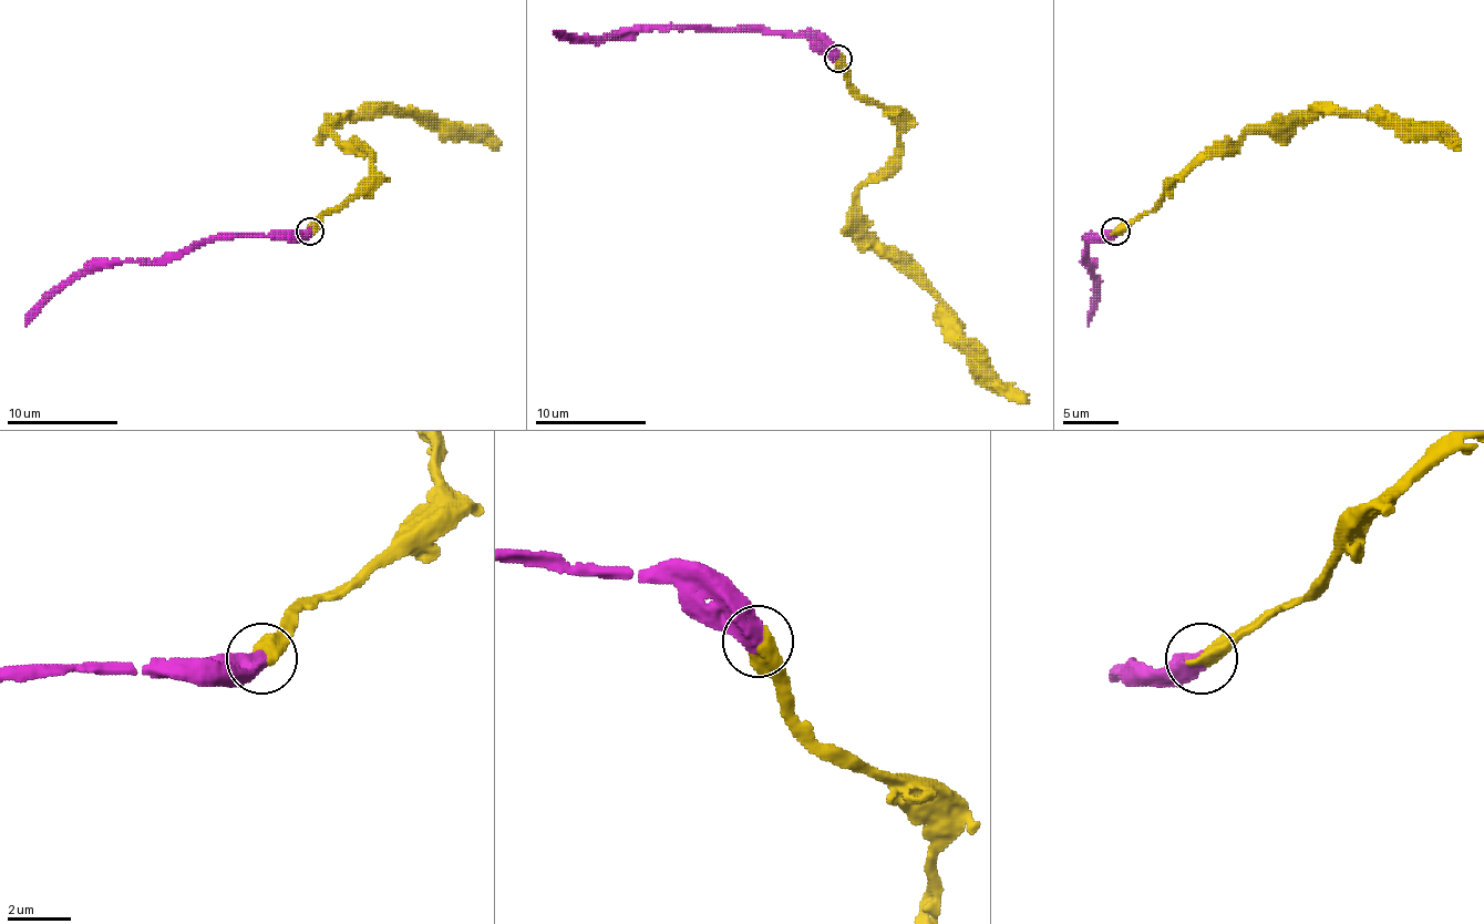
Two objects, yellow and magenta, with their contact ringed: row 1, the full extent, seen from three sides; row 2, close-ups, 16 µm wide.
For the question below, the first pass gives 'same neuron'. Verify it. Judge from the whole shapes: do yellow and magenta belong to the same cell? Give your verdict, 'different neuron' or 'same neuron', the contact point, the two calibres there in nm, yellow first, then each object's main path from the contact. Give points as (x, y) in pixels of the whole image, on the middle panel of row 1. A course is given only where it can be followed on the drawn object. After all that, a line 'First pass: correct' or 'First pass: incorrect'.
same neuron | (837, 59) | 480/600 nm | yellow via (838, 59), (847, 81), (899, 129), (899, 151), (858, 191), (858, 221), (936, 299), (958, 338), (1028, 402) | magenta via (838, 59), (818, 51), (805, 37), (760, 31), (620, 28), (596, 37), (554, 31)
First pass: correct

